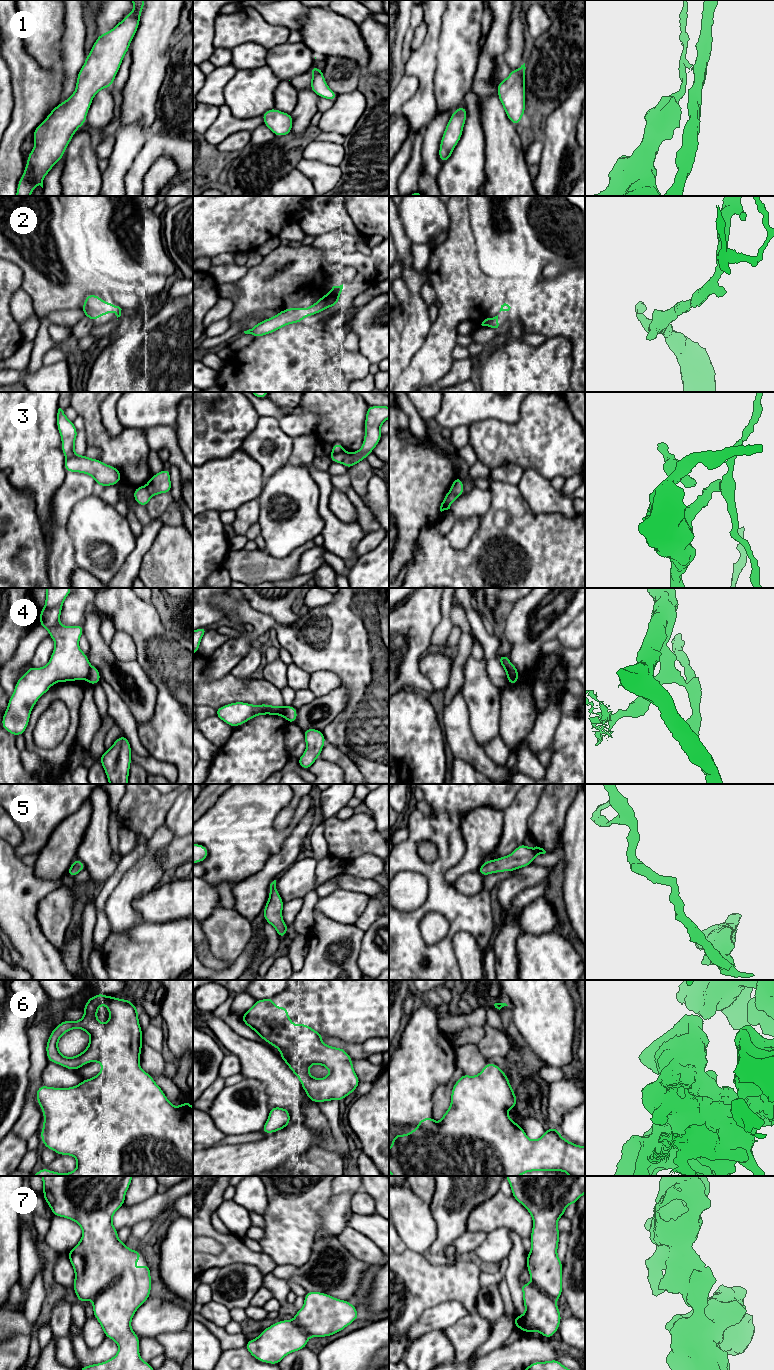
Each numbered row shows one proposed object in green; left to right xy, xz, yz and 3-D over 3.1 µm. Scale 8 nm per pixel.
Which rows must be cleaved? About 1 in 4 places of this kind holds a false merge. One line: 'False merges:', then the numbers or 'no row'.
False merges: 4

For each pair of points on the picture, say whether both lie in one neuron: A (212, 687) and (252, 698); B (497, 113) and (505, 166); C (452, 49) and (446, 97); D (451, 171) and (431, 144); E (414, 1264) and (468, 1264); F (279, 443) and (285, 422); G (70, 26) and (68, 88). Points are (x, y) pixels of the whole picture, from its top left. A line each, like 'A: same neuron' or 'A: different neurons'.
A: same neuron
B: same neuron
C: same neuron
D: different neurons
E: same neuron
F: different neurons
G: same neuron

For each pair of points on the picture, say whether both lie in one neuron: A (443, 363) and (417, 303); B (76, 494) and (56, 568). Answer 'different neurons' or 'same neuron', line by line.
A: different neurons
B: same neuron

